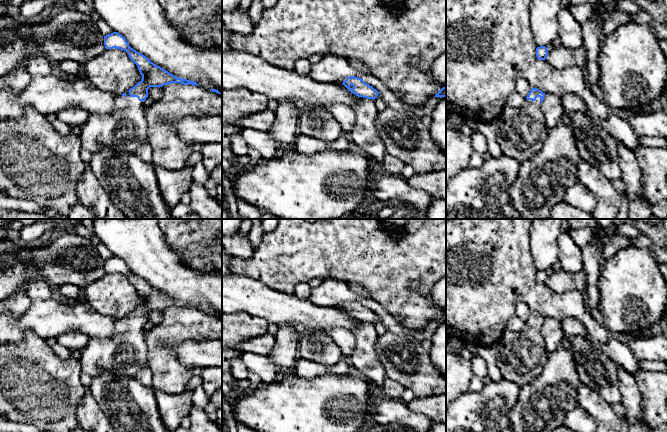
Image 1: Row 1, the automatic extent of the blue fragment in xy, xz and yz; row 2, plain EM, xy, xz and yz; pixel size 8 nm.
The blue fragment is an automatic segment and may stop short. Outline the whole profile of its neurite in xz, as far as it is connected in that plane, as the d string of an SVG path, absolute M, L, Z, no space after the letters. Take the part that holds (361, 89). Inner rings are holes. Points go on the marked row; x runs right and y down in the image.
M350 76L339 79L337 82L343 84L351 93L358 97L374 100L379 94L376 89L358 77Z

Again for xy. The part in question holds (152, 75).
M118 32L104 36L104 45L106 49L116 48L126 51L130 59L137 65L142 75L142 80L125 93L116 96L115 108L112 113L92 113L89 115L86 123L81 127L81 149L86 149L92 154L97 153L103 147L135 153L139 146L147 142L148 139L147 115L144 109L144 101L148 97L148 89L150 87L160 88L171 83L199 85L194 81L175 77L165 69L155 65L146 56L131 48L125 37Z

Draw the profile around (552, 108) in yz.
M545 94L541 104L541 110L544 114L544 120L548 129L554 128L559 122L562 114L565 112L561 98L555 94Z

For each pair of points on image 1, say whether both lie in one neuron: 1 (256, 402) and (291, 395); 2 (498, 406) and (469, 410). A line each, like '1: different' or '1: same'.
1: same
2: same

